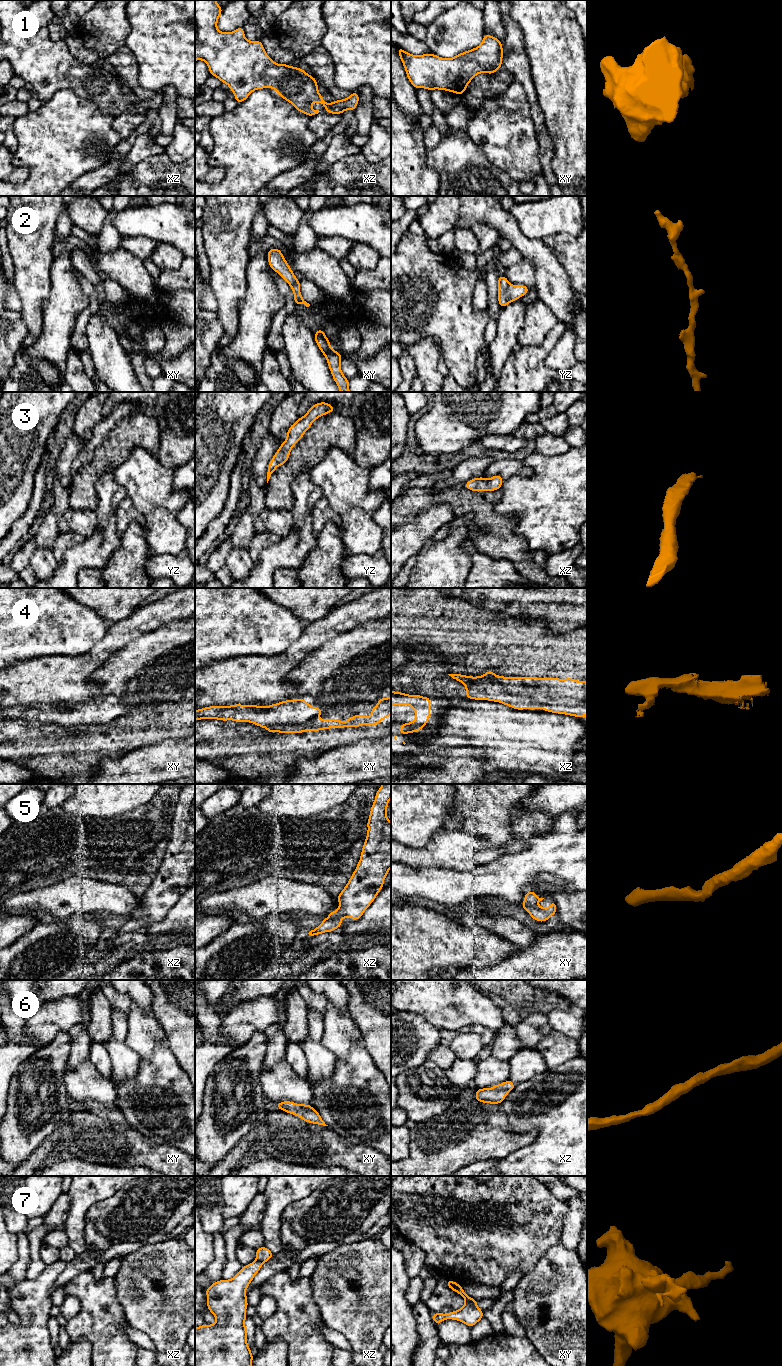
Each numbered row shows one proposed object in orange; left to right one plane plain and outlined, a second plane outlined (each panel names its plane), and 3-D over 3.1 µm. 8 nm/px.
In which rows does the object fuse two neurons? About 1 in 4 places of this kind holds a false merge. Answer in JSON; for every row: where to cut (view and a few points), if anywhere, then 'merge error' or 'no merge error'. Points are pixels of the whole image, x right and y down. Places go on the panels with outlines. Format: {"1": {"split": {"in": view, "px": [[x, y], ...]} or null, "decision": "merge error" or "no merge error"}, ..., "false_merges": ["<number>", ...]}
{"1": {"split": null, "decision": "no merge error"}, "2": {"split": null, "decision": "no merge error"}, "3": {"split": null, "decision": "no merge error"}, "4": {"split": {"in": "xy", "px": [[310, 719], [302, 723], [277, 724], [267, 729]]}, "decision": "merge error"}, "5": {"split": null, "decision": "no merge error"}, "6": {"split": null, "decision": "no merge error"}, "7": {"split": null, "decision": "no merge error"}, "false_merges": ["4"]}

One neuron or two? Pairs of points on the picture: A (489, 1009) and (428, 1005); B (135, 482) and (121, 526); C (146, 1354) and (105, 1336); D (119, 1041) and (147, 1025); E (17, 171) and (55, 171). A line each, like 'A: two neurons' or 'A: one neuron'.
A: one neuron
B: two neurons
C: two neurons
D: two neurons
E: two neurons

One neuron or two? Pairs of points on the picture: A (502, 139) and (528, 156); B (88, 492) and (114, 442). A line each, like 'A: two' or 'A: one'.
A: one
B: one

